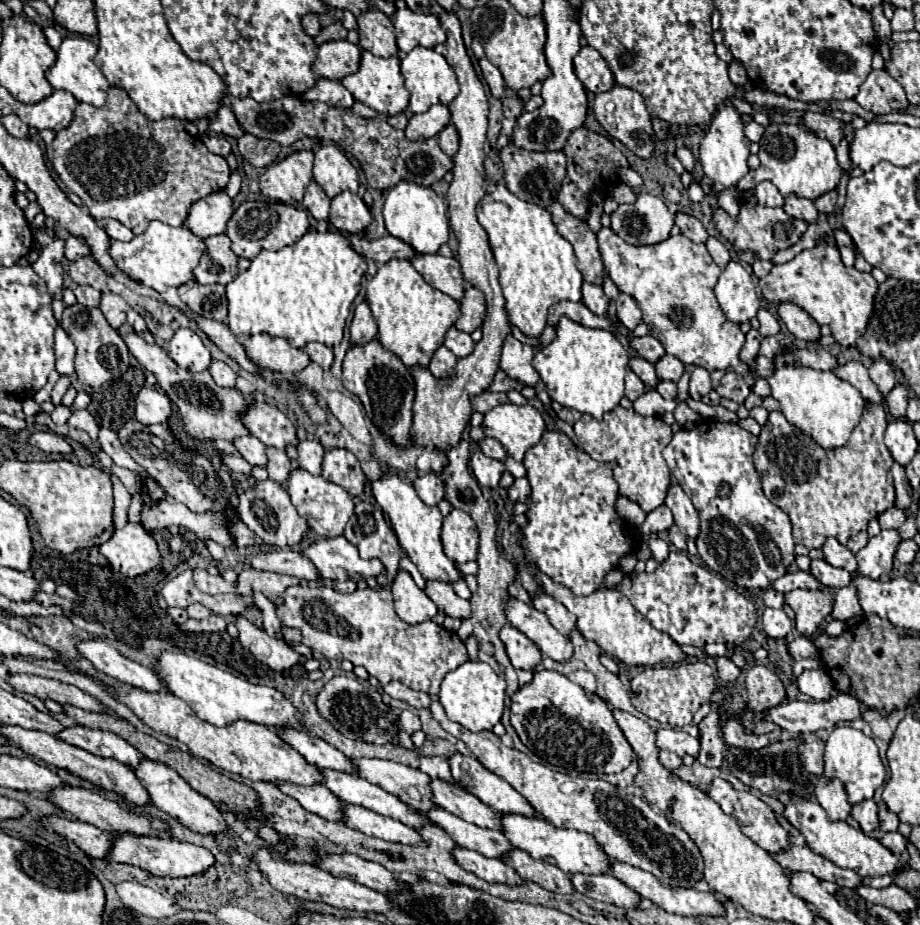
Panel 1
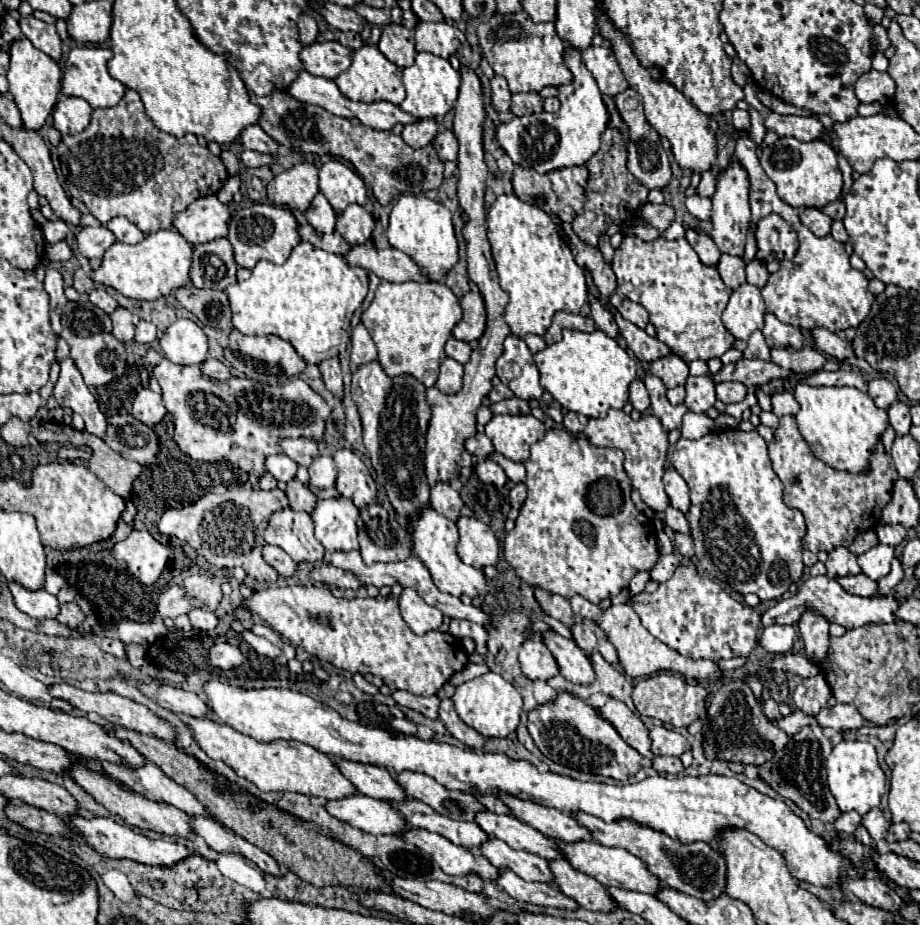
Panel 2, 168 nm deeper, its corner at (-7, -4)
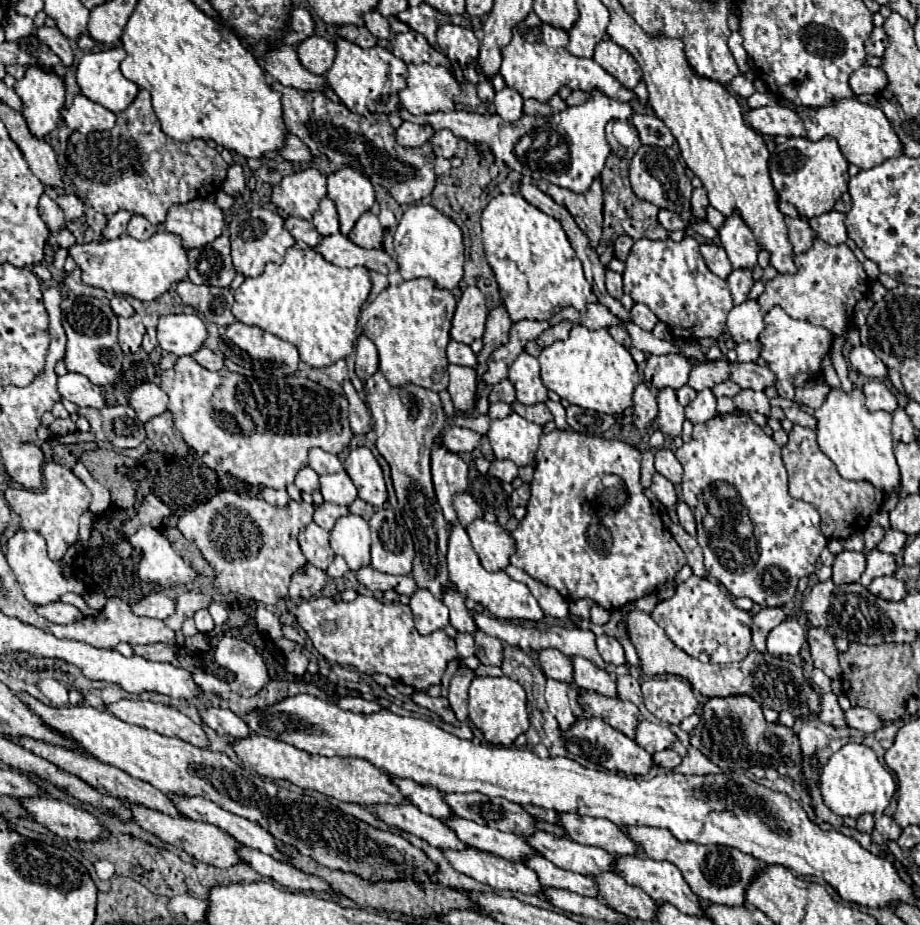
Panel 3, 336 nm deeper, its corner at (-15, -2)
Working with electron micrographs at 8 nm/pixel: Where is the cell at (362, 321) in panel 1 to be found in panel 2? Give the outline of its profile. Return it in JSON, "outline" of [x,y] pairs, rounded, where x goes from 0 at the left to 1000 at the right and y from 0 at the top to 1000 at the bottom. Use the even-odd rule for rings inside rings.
{"outline":[[[395,350],[384,355],[382,361],[382,394],[384,396],[395,396],[410,389],[410,376],[399,359],[399,355],[395,355]]]}

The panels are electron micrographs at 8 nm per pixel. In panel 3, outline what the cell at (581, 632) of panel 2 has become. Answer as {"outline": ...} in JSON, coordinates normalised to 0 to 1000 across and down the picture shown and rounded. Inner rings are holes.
{"outline":[[[653,688],[649,690],[649,701],[651,701],[651,707],[658,716],[664,716],[664,718],[679,718],[679,707],[677,707],[677,701],[675,696],[664,690],[664,688]]]}

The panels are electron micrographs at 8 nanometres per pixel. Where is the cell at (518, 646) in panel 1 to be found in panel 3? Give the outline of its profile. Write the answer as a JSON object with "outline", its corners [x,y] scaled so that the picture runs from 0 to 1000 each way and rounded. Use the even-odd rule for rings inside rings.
{"outline":[[[590,701],[586,705],[586,720],[588,720],[588,724],[592,726],[595,733],[616,737],[616,739],[623,737],[621,714],[603,701]]]}

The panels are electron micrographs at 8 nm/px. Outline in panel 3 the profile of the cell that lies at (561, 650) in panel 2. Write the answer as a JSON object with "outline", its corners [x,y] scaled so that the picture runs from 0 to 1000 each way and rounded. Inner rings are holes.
{"outline":[[[621,711],[623,716],[623,737],[638,748],[651,748],[658,752],[668,752],[668,735],[638,711]]]}

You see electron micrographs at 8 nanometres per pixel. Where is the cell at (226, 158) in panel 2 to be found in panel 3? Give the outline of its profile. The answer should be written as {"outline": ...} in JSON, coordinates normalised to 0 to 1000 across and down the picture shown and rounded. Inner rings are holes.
{"outline":[[[251,177],[249,182],[249,188],[240,201],[240,205],[245,205],[247,210],[253,210],[253,212],[260,212],[266,203],[266,188],[264,188],[264,182],[260,177]]]}

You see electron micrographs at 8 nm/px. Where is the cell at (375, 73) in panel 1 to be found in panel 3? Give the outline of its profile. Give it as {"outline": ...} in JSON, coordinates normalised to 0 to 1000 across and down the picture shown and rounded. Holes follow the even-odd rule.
{"outline":[[[373,41],[366,43],[366,61],[355,78],[355,86],[368,108],[386,123],[425,123],[434,117],[434,97],[442,95],[442,69],[427,61],[421,52],[405,50],[405,52],[390,52],[384,45]]]}

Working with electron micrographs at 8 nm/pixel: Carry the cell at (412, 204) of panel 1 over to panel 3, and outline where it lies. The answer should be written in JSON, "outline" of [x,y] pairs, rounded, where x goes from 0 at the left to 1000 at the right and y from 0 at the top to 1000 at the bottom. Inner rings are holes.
{"outline":[[[449,221],[447,225],[440,227],[440,231],[434,238],[432,251],[429,251],[429,277],[434,283],[434,296],[438,303],[449,303],[449,301],[471,301],[477,311],[488,311],[492,314],[501,301],[503,301],[503,285],[505,285],[505,266],[503,266],[503,251],[501,246],[488,236],[484,229],[468,221]]]}

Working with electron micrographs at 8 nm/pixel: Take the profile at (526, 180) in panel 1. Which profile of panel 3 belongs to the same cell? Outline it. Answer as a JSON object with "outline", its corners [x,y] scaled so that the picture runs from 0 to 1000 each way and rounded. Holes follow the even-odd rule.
{"outline":[[[647,192],[647,197],[642,199],[642,205],[638,205],[638,210],[625,210],[621,205],[612,205],[608,201],[599,201],[599,197],[586,197],[586,195],[577,195],[579,201],[584,201],[586,205],[590,205],[592,210],[597,210],[605,221],[614,223],[623,236],[627,238],[627,242],[640,251],[640,259],[642,266],[647,268],[651,257],[653,257],[653,244],[655,244],[655,205],[653,205],[653,195]]]}

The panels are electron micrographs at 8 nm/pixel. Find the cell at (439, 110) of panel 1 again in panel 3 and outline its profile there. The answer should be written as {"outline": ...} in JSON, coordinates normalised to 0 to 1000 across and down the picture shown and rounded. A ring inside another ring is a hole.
{"outline":[[[438,132],[436,138],[432,141],[432,154],[436,158],[442,160],[455,160],[462,154],[468,151],[468,147],[473,145],[473,141],[468,136],[458,136],[458,134],[447,134],[447,132]]]}

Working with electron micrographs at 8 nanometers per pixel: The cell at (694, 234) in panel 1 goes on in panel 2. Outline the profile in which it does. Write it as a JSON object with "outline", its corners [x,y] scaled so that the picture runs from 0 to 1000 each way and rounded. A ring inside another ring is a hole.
{"outline":[[[747,249],[745,253],[747,262],[753,266],[753,270],[758,272],[760,281],[768,288],[779,288],[782,279],[784,279],[784,272],[782,268],[777,266],[777,262],[773,259],[773,255],[768,253],[762,253],[762,251],[755,251],[755,249]]]}

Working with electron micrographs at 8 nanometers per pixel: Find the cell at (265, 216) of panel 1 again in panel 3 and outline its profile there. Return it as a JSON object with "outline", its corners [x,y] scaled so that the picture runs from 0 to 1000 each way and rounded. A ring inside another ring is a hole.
{"outline":[[[275,225],[271,229],[258,231],[251,242],[251,277],[258,294],[264,298],[282,298],[290,283],[308,283],[310,272],[321,264],[321,257],[310,244],[310,236],[301,227]]]}

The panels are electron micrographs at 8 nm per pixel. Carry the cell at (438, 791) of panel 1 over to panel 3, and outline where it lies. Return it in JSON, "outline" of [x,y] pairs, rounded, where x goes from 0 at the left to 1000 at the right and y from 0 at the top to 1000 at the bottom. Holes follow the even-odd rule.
{"outline":[[[582,897],[577,906],[571,906],[571,910],[612,941],[636,947],[666,941],[666,925],[655,917],[634,915],[623,910],[621,906],[603,906],[603,902],[595,902],[592,897]]]}

